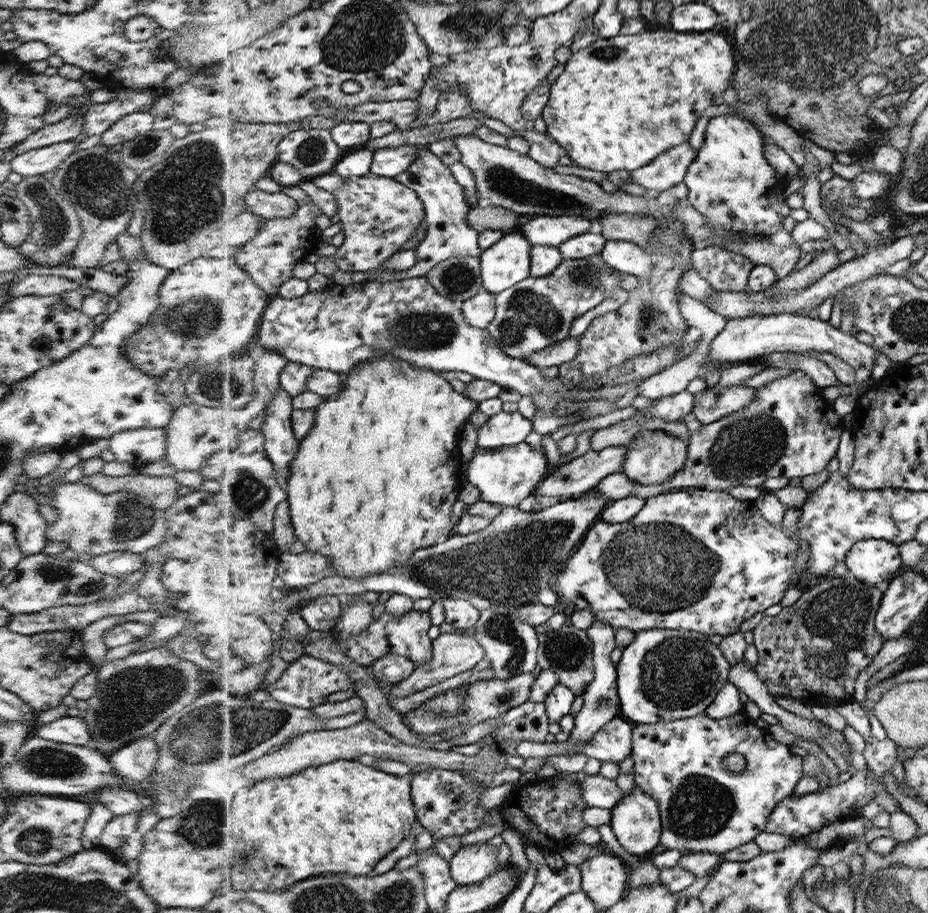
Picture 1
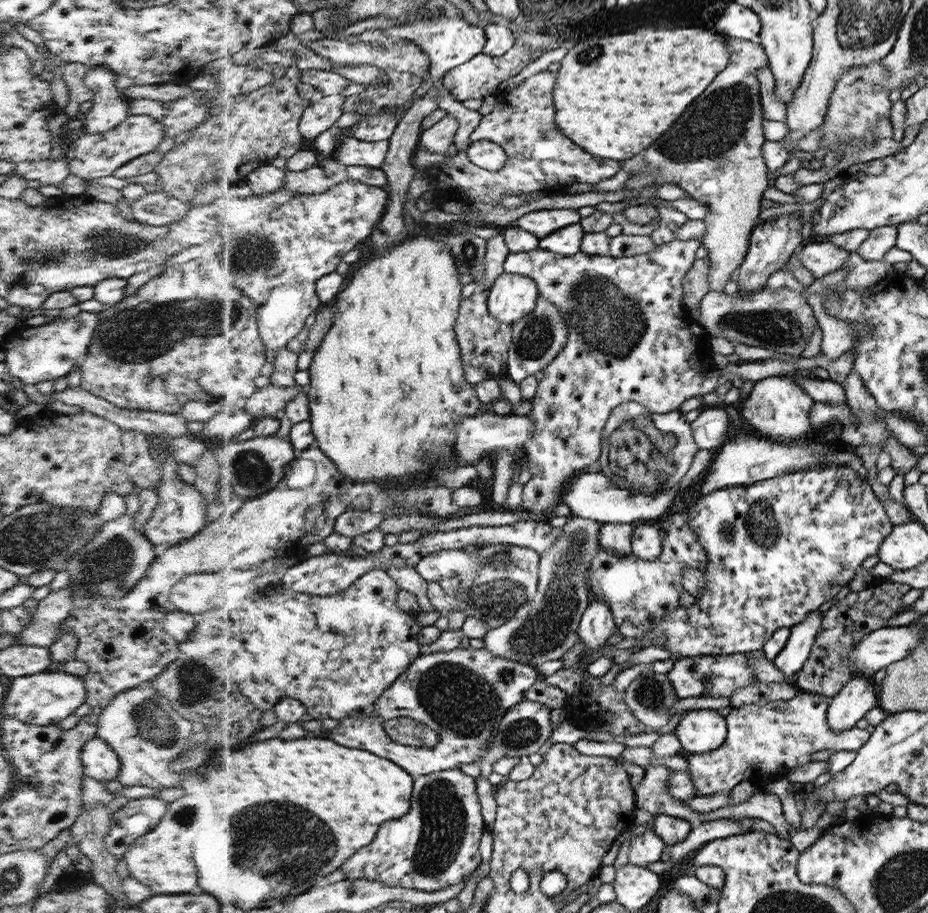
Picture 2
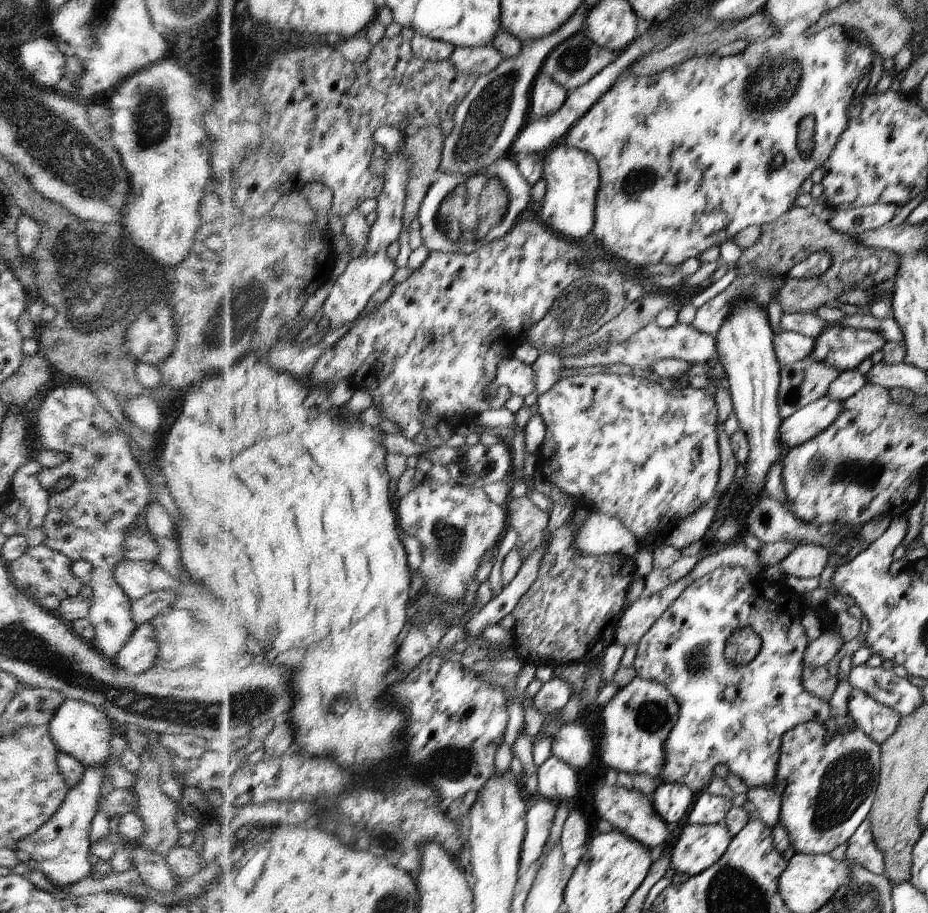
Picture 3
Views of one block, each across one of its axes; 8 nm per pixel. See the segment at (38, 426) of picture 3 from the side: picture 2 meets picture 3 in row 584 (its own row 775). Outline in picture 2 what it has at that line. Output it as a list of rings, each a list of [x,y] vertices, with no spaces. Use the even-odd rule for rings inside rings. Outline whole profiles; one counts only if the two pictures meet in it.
[[[98,736],[84,743],[81,761],[84,774],[102,783],[116,780],[120,772],[121,762],[118,755]]]

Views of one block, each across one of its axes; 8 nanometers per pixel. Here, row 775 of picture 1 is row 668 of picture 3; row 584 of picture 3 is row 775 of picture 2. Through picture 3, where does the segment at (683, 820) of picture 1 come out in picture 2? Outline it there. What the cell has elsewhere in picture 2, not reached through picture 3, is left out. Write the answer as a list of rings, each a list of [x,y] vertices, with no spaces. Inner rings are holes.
[[[801,692],[789,701],[752,703],[733,707],[727,716],[724,744],[705,753],[684,753],[695,794],[702,796],[730,792],[744,780],[761,784],[763,779],[784,777],[796,766],[808,764],[818,750],[860,750],[869,741],[867,729],[854,727],[835,731],[828,721],[828,700],[824,695]]]

